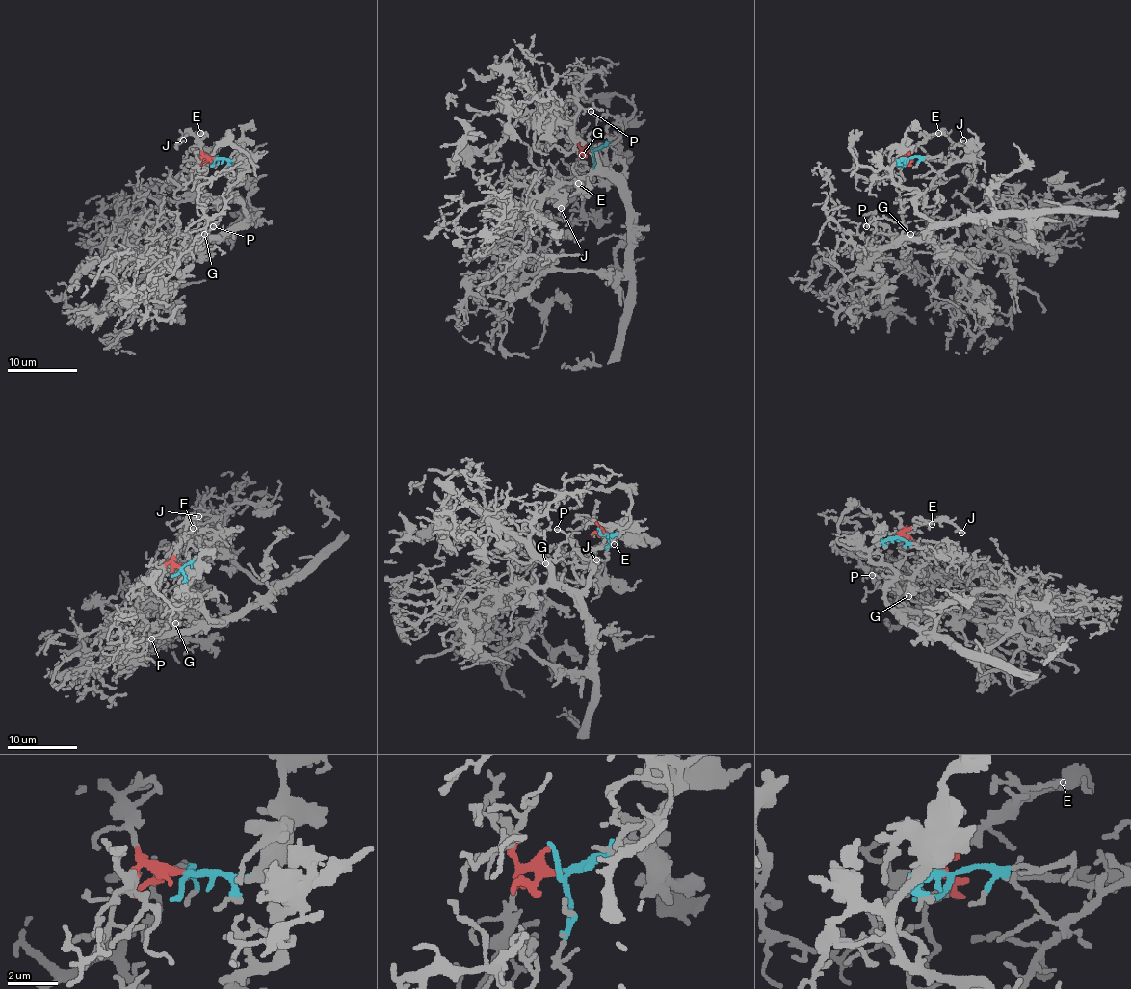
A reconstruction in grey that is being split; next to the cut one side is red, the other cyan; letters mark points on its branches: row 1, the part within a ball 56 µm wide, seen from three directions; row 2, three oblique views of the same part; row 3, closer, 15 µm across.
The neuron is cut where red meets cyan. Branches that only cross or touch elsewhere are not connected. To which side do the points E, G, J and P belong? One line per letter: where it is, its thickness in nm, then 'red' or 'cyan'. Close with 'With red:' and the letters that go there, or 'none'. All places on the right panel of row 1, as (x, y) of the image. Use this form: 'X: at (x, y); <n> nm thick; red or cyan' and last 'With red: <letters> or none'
E: at (938, 133); 110 nm thick; red
G: at (910, 234); 220 nm thick; cyan
J: at (963, 140); 240 nm thick; red
P: at (866, 226); 180 nm thick; cyan
With red: E, J

